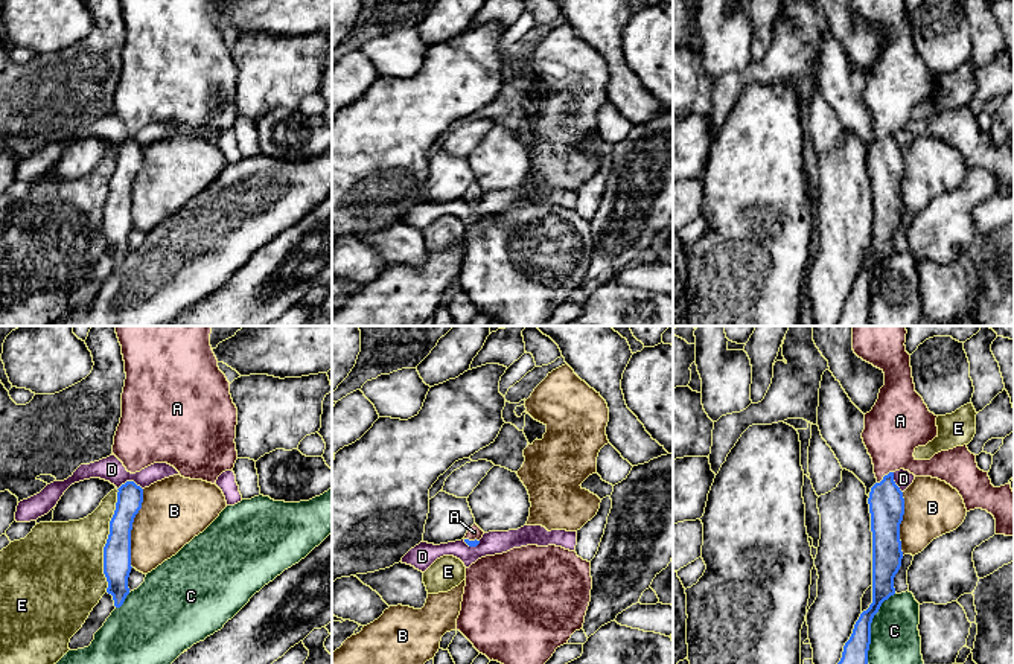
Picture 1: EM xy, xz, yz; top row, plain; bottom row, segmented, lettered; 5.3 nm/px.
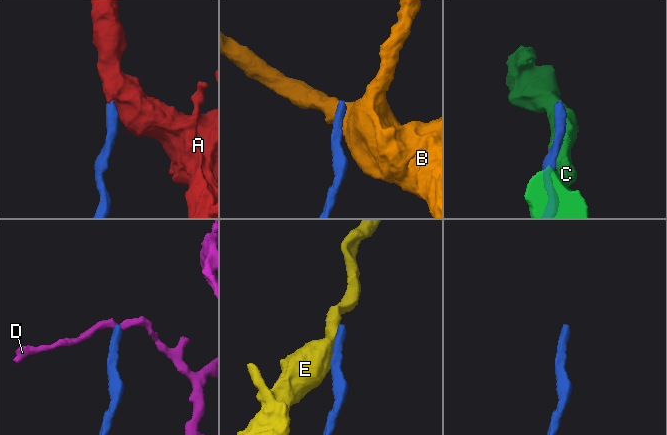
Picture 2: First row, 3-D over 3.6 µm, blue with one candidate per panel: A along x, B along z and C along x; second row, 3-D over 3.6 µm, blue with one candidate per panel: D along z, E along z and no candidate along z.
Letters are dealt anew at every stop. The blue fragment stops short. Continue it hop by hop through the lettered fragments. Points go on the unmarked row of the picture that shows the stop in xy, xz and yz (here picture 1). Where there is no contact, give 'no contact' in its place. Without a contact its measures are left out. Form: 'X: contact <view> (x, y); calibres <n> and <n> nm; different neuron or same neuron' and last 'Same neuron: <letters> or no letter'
A: contact yz (885, 134); calibres 190 and 300 nm; same neuron
B: contact xy (131, 188); calibres 140 and 340 nm; different neuron
C: contact yz (870, 287); calibres 160 and 280 nm; different neuron
D: contact xy (130, 140); calibres 140 and 130 nm; different neuron
E: contact xy (107, 200); calibres 140 and 420 nm; different neuron
Same neuron: A

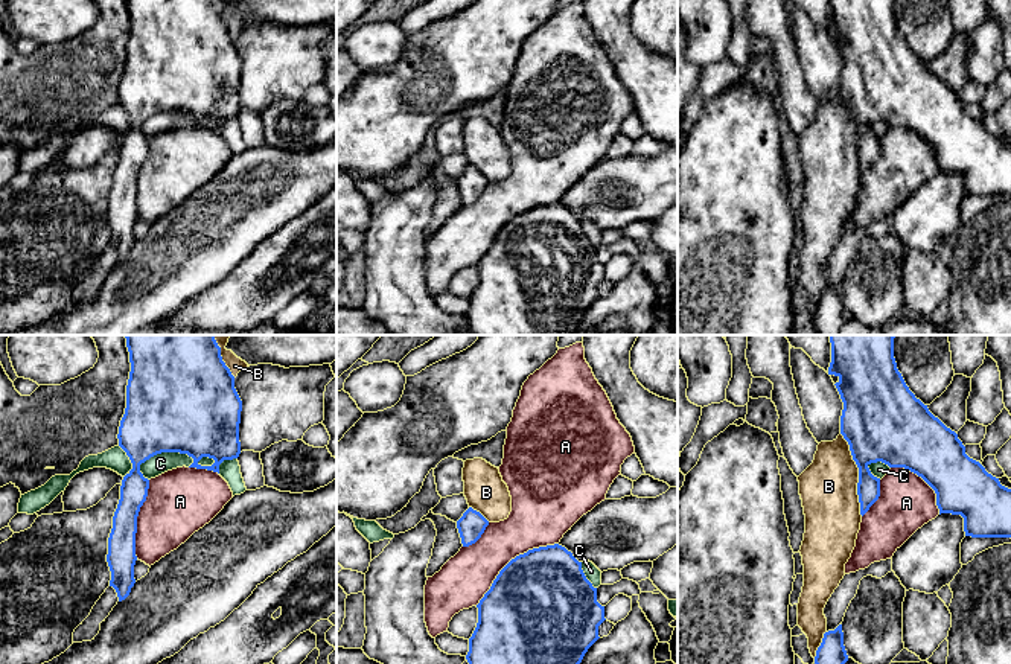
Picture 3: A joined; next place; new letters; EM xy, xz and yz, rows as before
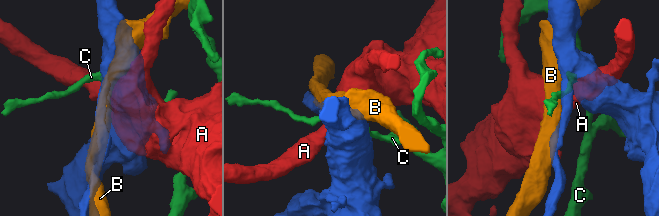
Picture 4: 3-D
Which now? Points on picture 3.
A: contact xz (512, 218); calibres 500 and 280 nm; different neuron
B: contact yz (859, 133); calibres 320 and 300 nm; different neuron
C: contact xy (165, 110); calibres 500 and 110 nm; different neuron
Same neuron: no letter

